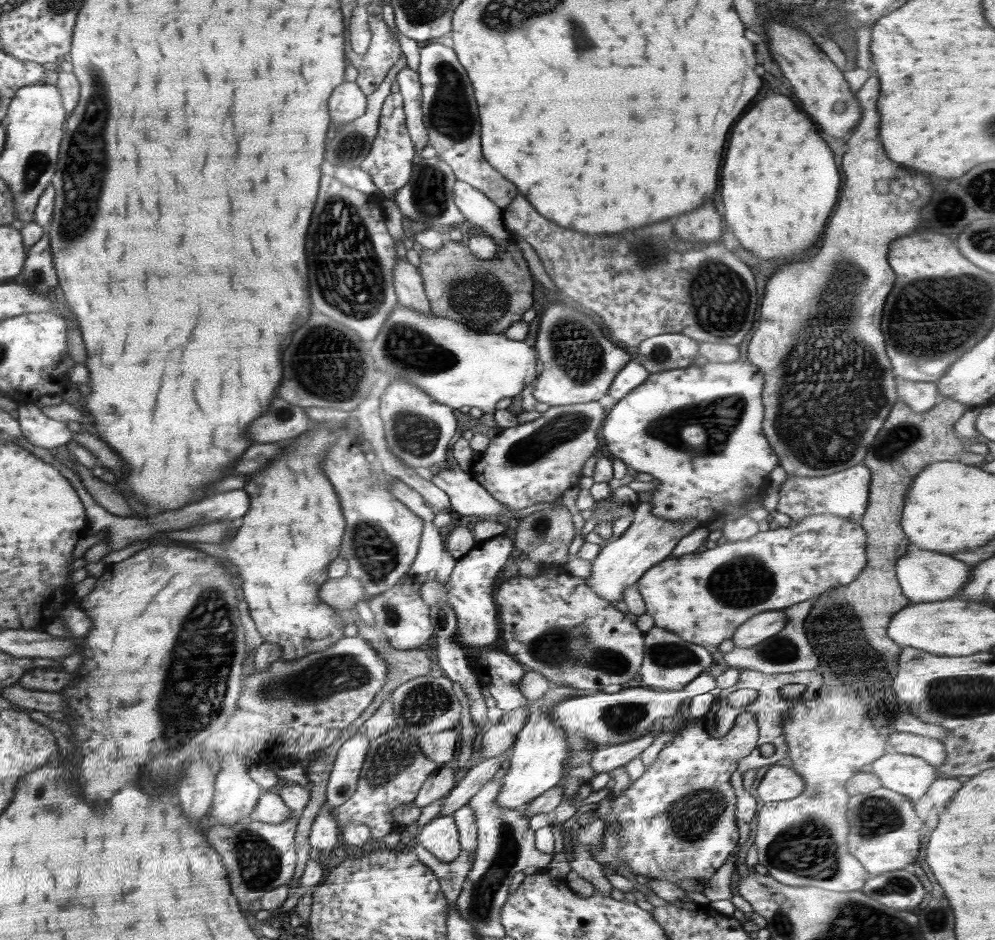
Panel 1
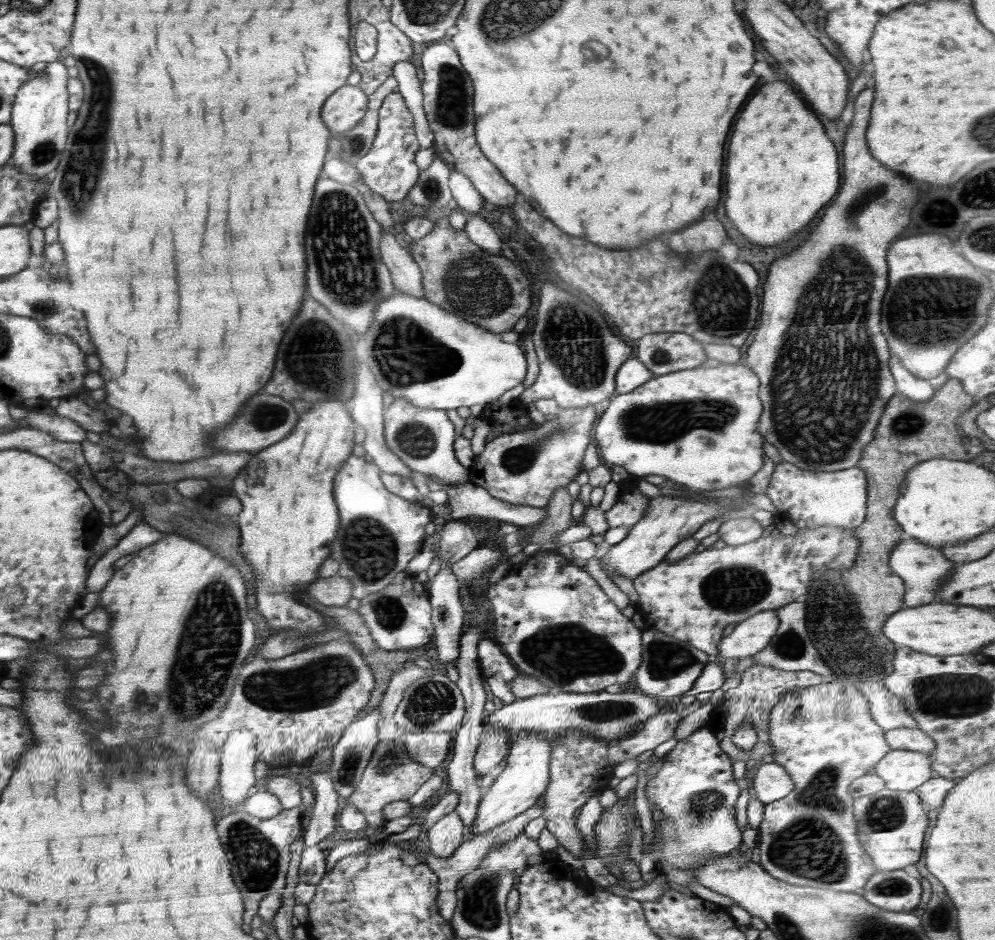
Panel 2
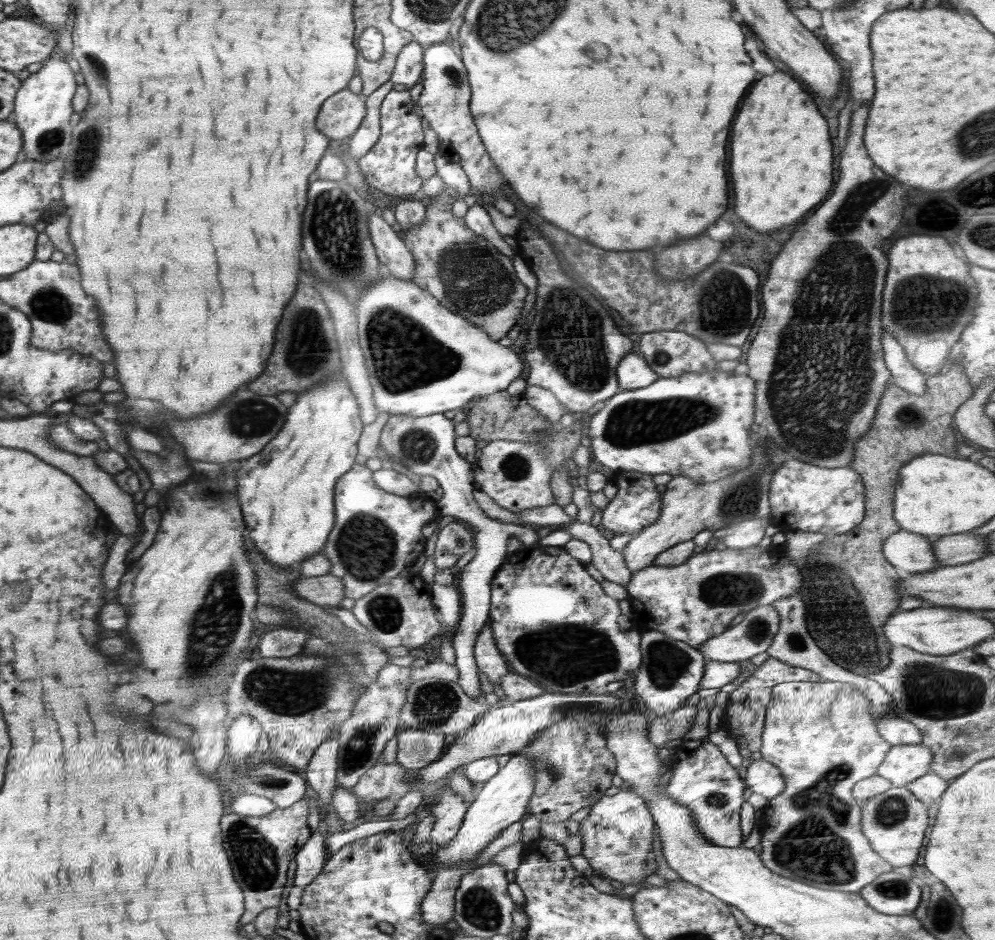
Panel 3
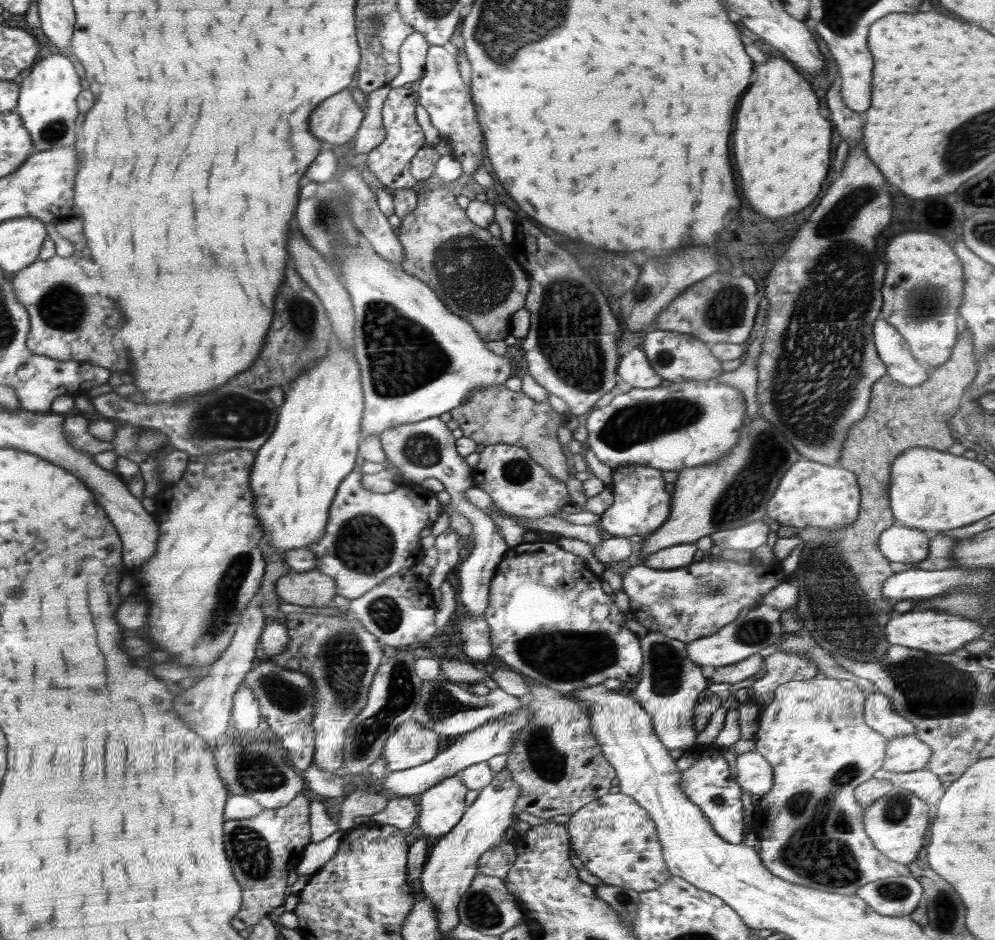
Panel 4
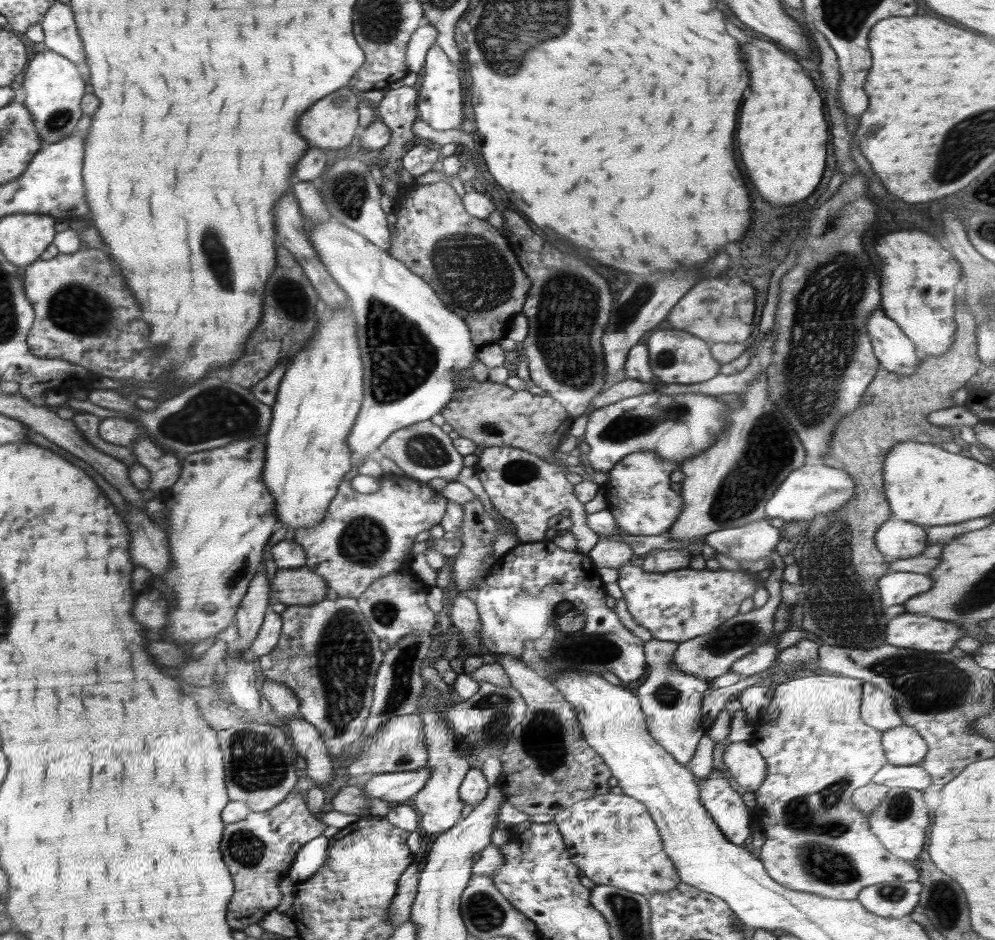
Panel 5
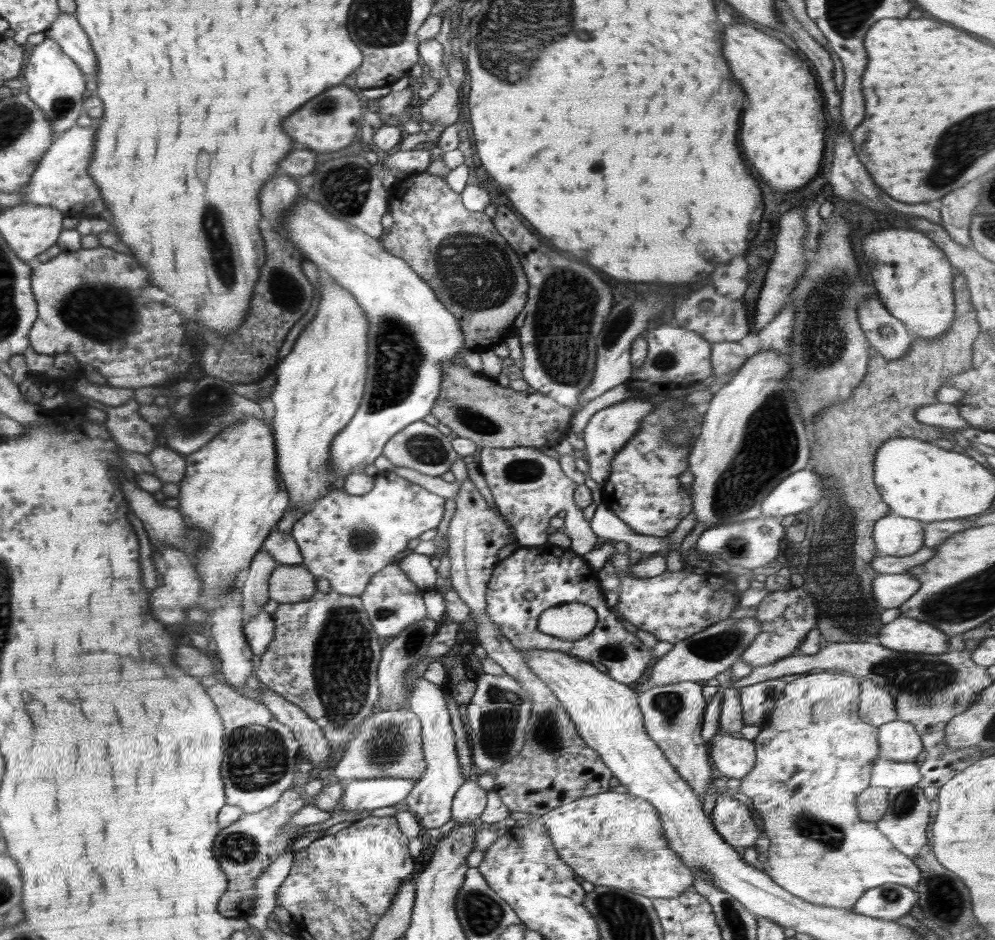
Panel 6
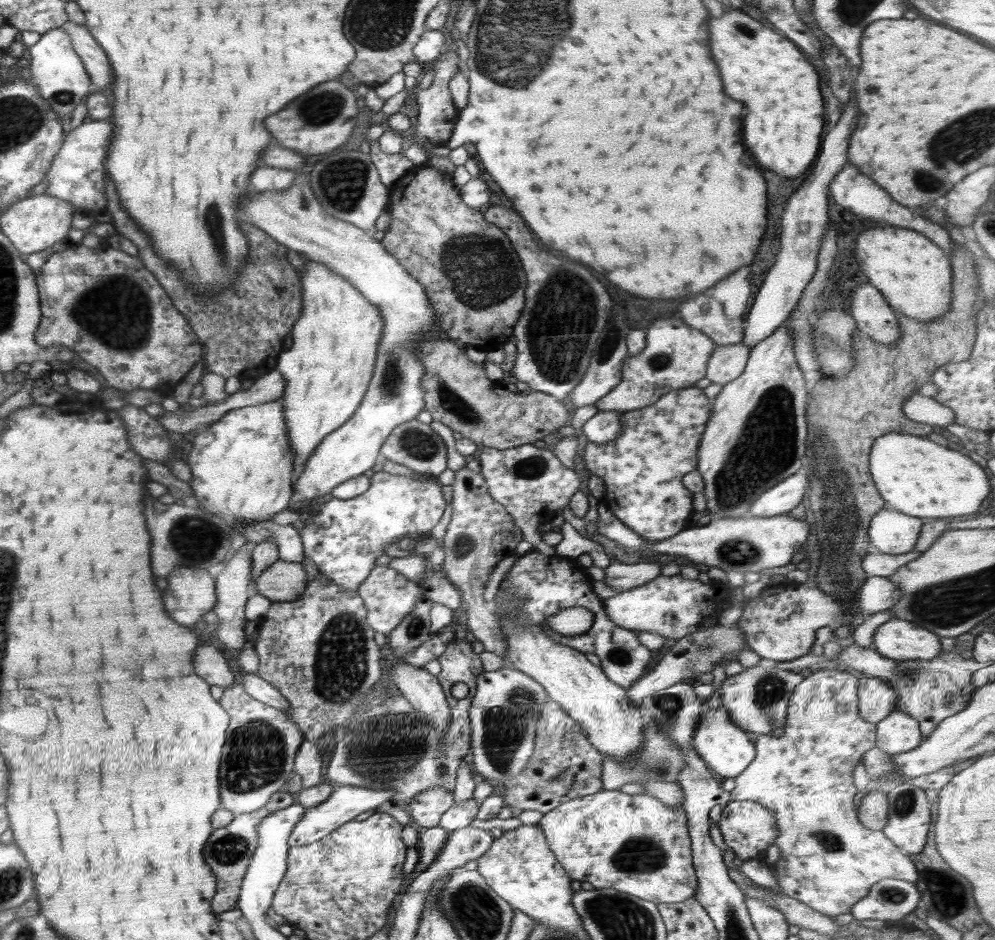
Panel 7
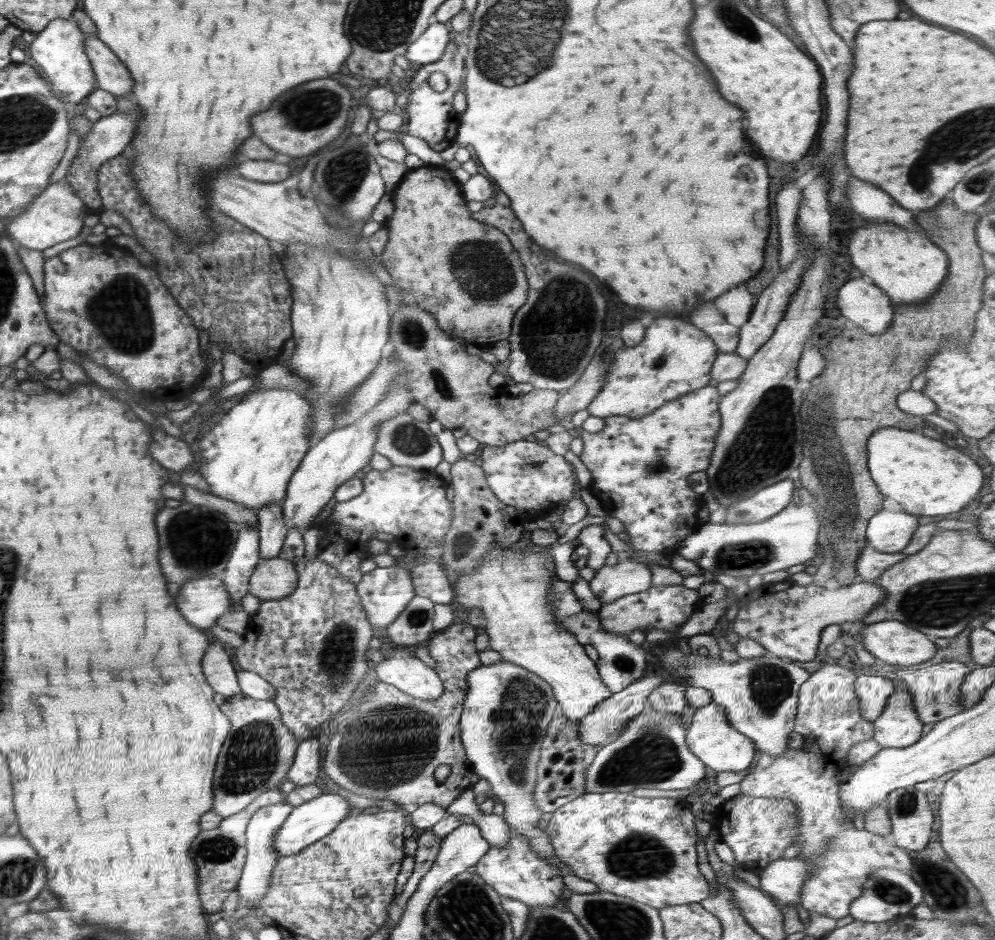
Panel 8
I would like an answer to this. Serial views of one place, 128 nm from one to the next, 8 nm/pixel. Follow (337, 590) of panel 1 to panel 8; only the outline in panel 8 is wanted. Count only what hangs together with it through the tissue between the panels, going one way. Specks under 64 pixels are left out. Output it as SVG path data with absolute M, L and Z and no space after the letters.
M279 557L262 561L253 571L248 592L264 601L284 598L294 592L298 578L294 562Z

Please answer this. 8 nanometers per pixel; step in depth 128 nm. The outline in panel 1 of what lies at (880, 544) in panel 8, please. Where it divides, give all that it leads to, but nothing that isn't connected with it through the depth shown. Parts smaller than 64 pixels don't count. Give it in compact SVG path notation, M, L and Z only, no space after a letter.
M912 546L909 552L896 562L895 572L901 591L904 596L908 596L910 602L932 602L956 596L970 582L972 576L970 566L952 555L936 554Z

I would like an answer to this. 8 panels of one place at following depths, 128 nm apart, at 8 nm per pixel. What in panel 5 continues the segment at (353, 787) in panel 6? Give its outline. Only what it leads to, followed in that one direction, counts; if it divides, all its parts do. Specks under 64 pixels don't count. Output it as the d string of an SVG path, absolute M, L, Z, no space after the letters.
M428 764L414 771L380 773L364 777L360 785L368 798L381 798L391 804L402 803L416 793L430 778Z

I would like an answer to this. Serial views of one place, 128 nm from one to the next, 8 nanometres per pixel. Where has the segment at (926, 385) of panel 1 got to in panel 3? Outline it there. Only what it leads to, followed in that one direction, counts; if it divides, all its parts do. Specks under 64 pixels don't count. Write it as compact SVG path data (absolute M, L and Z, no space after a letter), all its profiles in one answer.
M888 330L882 334L884 334L884 340L882 340L884 364L892 375L891 382L912 395L924 394L927 376L910 364L908 356Z

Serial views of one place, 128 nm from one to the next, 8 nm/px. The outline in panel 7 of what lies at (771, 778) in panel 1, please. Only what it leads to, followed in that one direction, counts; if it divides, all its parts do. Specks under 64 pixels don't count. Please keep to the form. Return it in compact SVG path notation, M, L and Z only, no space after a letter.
M722 705L712 710L706 709L704 714L700 716L698 728L692 738L692 745L700 757L706 761L706 766L726 779L734 778L744 772L754 760L756 752L753 737L731 722L728 711Z

